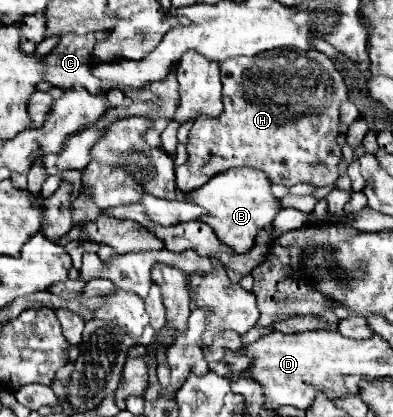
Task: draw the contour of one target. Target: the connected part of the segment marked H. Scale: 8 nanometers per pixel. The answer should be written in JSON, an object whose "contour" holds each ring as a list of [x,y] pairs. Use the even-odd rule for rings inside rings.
{"contour":[[[282,48],[282,50],[268,50],[258,56],[244,56],[244,58],[230,58],[224,64],[220,64],[222,70],[222,84],[224,84],[224,112],[220,116],[204,116],[198,114],[194,120],[194,126],[190,130],[186,150],[188,158],[182,166],[176,166],[176,184],[182,192],[190,192],[194,188],[200,188],[210,176],[218,172],[226,172],[230,168],[256,168],[266,172],[270,176],[272,184],[284,184],[294,186],[300,182],[310,182],[316,186],[332,186],[338,178],[338,162],[340,162],[340,102],[342,98],[348,98],[348,86],[344,84],[340,72],[328,66],[328,62],[322,62],[320,52],[298,52],[294,48]],[[244,72],[246,76],[260,76],[254,78],[256,84],[252,84],[252,78],[240,76]]]}

